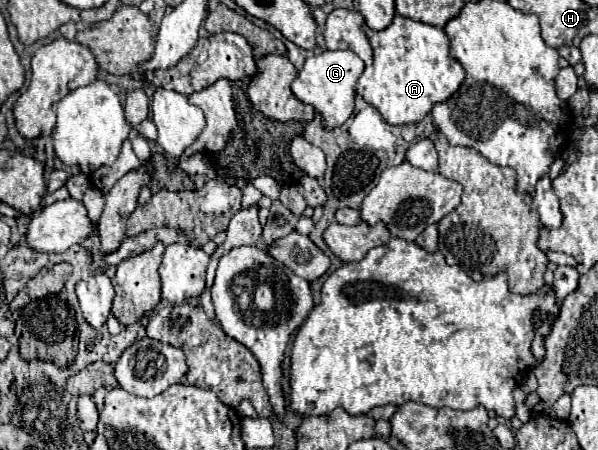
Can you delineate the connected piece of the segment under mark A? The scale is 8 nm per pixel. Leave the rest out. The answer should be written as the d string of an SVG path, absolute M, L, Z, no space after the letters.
M394 16L392 24L380 32L362 26L368 36L374 62L356 82L356 94L372 104L388 124L410 124L424 120L432 106L446 102L464 82L464 68L450 58L450 42L442 28Z

